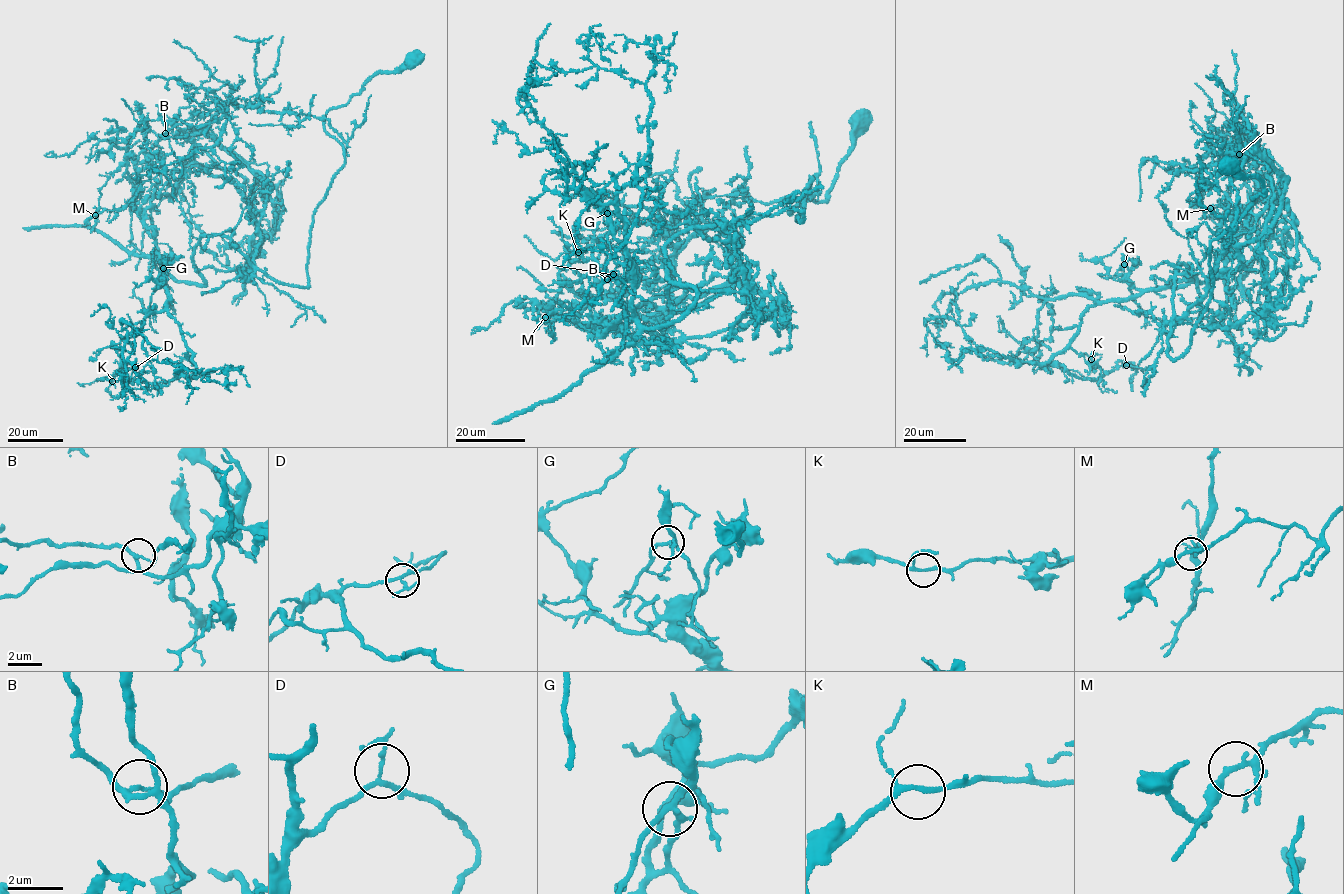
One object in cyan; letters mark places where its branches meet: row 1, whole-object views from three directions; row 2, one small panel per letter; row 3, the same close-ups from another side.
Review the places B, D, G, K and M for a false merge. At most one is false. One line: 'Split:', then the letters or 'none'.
Split: B

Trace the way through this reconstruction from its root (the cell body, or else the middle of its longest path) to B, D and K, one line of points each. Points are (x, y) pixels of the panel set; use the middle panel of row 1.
B: (860, 121), (827, 201), (791, 208), (811, 177), (802, 223), (735, 227), (729, 286), (642, 316), (606, 279)
D: (860, 121), (802, 223), (735, 227), (743, 291), (684, 286), (654, 328), (617, 199), (646, 154), (613, 274)
K: (860, 121), (802, 223), (735, 227), (743, 291), (635, 318), (617, 195), (648, 153), (626, 241), (578, 252)

